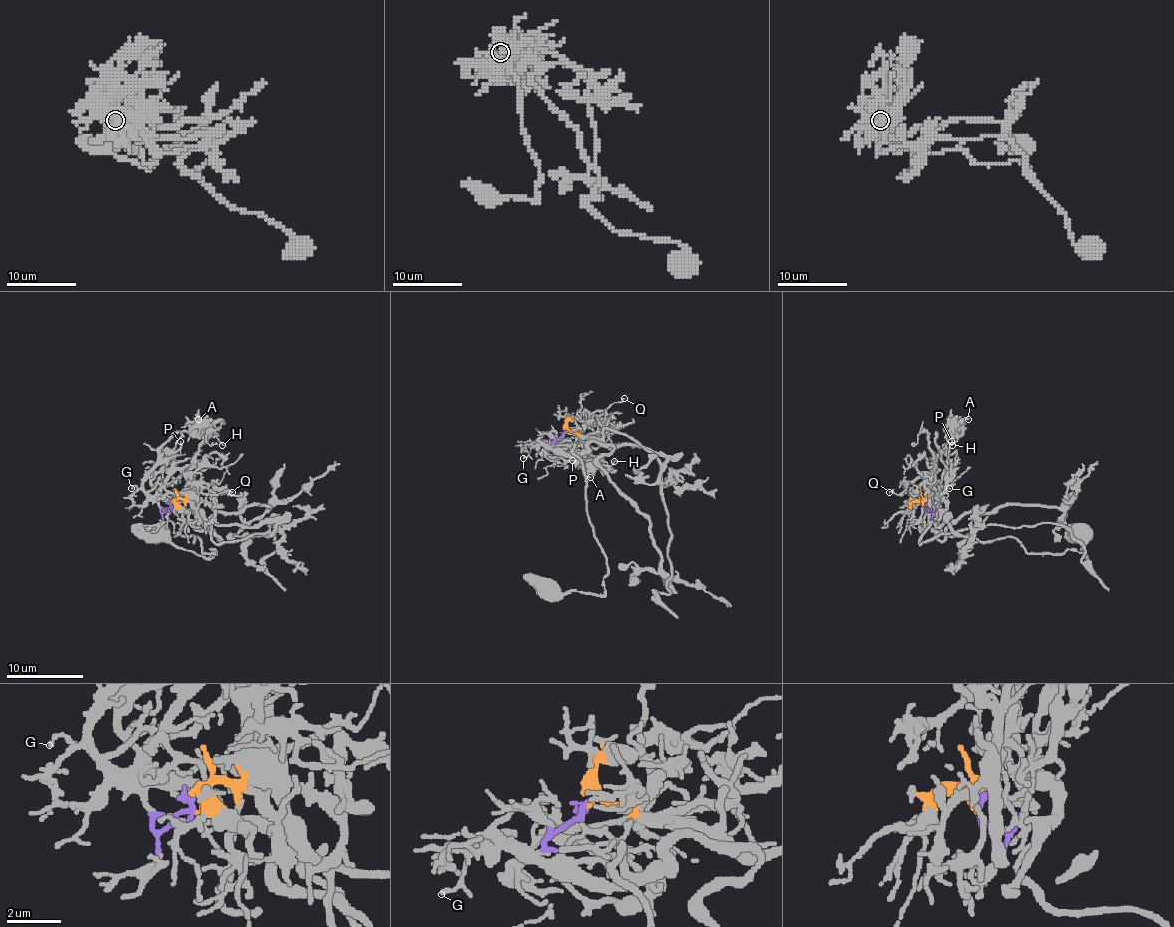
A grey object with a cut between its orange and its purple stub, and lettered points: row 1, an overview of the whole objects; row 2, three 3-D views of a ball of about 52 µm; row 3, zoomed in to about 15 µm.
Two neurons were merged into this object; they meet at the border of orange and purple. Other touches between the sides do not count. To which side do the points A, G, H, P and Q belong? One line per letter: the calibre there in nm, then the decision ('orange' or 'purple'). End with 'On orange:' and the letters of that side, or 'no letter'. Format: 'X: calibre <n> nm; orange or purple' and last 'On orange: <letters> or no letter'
A: calibre 170 nm; purple
G: calibre 80 nm; purple
H: calibre 100 nm; purple
P: calibre 110 nm; purple
Q: calibre 120 nm; orange
On orange: Q

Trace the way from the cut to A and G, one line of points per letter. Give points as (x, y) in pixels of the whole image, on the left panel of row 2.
A: (173, 506), (163, 512), (159, 508), (152, 479), (165, 468), (165, 458), (194, 417), (198, 419)
G: (173, 506), (163, 512), (144, 491), (134, 485), (130, 489)

